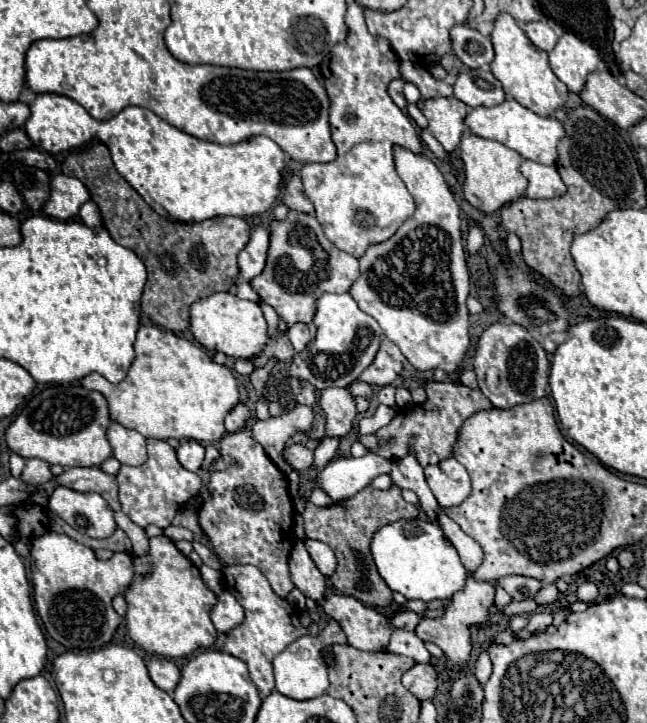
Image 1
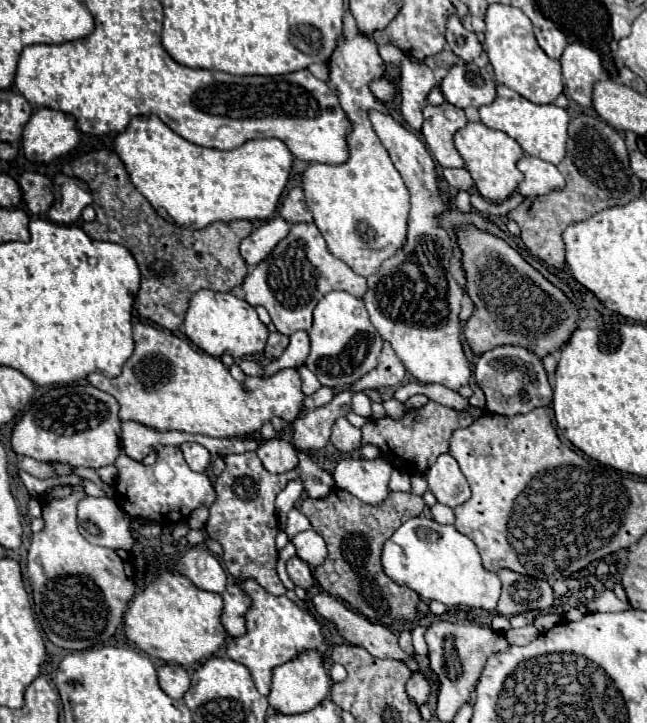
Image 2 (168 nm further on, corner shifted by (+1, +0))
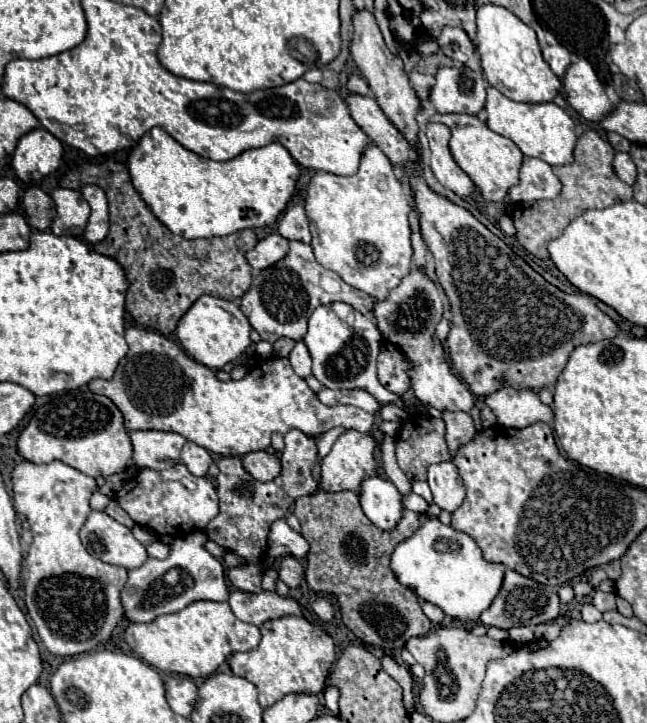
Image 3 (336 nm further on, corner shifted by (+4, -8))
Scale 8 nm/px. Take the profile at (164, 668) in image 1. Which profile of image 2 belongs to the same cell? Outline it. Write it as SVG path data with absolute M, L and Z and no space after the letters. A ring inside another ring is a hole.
M163 664L163 666L159 666L157 676L159 676L159 686L171 698L181 698L187 692L187 688L191 686L189 672L185 668L181 668L179 664Z

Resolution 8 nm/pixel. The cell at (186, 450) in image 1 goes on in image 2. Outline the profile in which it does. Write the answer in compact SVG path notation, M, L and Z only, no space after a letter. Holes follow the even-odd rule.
M183 444L181 452L183 452L185 462L189 464L189 468L193 472L205 472L207 470L207 466L211 462L211 456L209 456L207 448L203 448L201 444Z

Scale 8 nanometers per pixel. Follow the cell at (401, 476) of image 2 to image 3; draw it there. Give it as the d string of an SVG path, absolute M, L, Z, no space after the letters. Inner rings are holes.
M408 494L408 496L404 496L404 506L408 508L408 510L412 510L412 512L418 512L418 514L426 514L428 512L428 502L422 498L422 496L418 496L418 494Z

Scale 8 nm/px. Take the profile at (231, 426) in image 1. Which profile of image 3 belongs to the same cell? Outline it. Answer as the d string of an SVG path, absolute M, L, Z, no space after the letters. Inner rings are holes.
M302 340L296 342L296 346L294 346L294 350L290 352L288 360L290 360L290 364L292 364L292 368L294 368L294 372L296 372L298 376L302 376L302 378L312 376L312 358L310 358L310 352L308 352L308 348L304 346Z

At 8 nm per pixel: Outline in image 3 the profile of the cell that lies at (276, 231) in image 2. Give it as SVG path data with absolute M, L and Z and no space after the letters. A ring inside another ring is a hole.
M270 234L260 240L250 252L246 252L246 260L254 270L264 270L288 254L288 240L280 234Z

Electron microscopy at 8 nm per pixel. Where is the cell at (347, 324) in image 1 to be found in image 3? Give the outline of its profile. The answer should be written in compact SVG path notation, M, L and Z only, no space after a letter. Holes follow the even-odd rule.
M332 302L326 306L318 306L308 320L308 334L304 336L304 344L312 356L312 374L332 390L350 390L362 388L378 398L380 404L398 402L400 396L388 392L376 378L376 358L382 346L382 334L376 324L354 310L344 302Z

